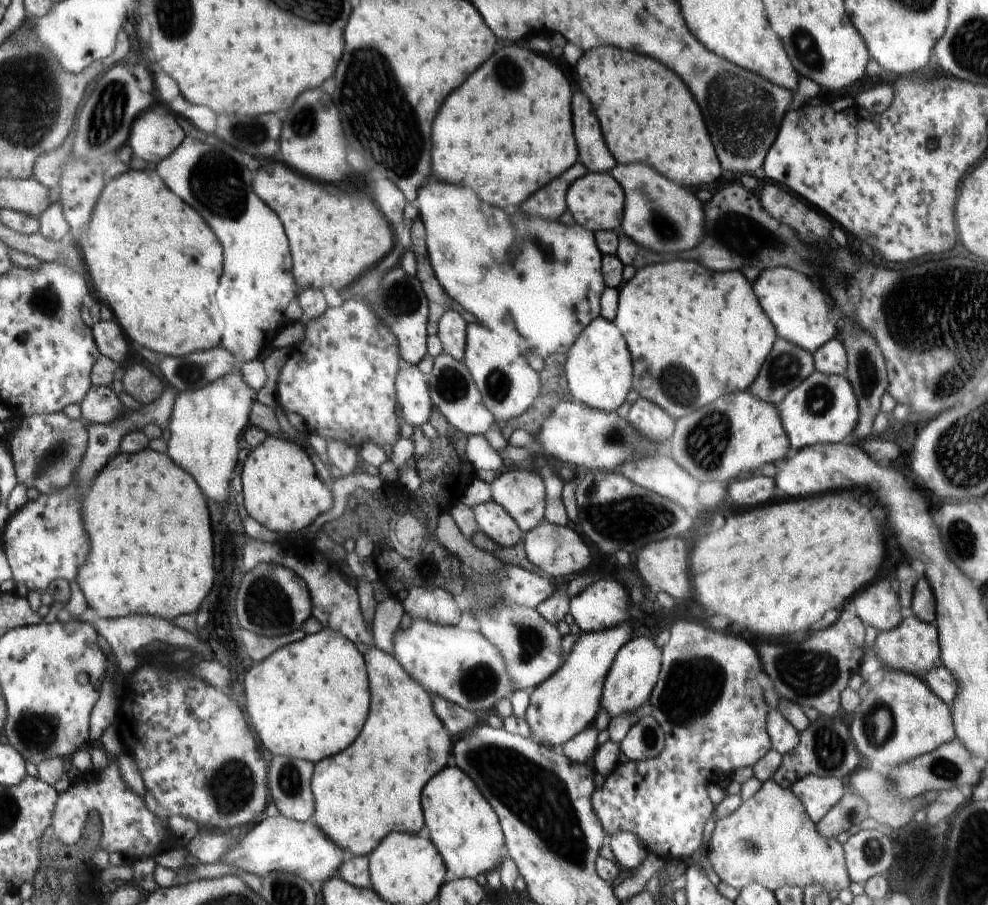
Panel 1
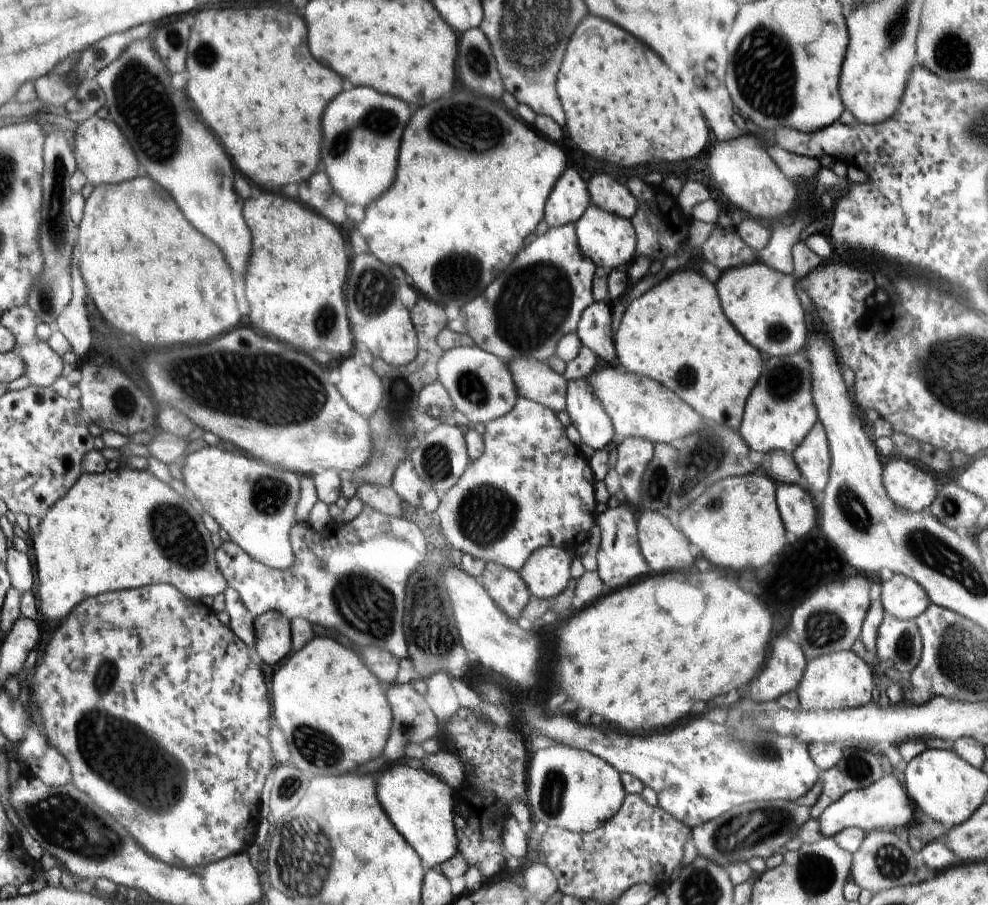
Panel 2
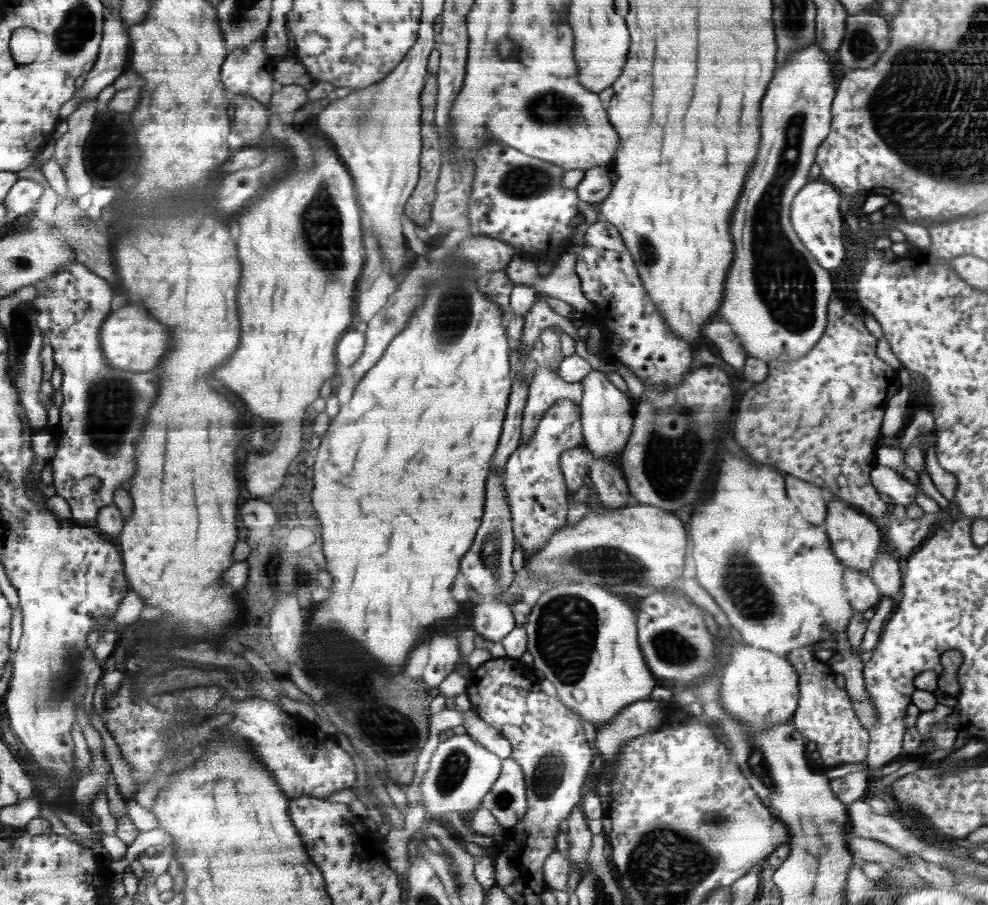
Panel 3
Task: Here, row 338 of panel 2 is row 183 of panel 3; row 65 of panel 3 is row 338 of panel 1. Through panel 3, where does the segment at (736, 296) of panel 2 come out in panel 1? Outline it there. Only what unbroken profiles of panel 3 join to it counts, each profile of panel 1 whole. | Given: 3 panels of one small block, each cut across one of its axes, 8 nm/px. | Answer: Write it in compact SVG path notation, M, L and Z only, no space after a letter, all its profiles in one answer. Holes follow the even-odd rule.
M788 267L762 270L754 282L754 294L758 296L766 316L772 318L776 334L786 342L792 342L814 355L836 336L838 326L831 318L827 296L804 272Z

